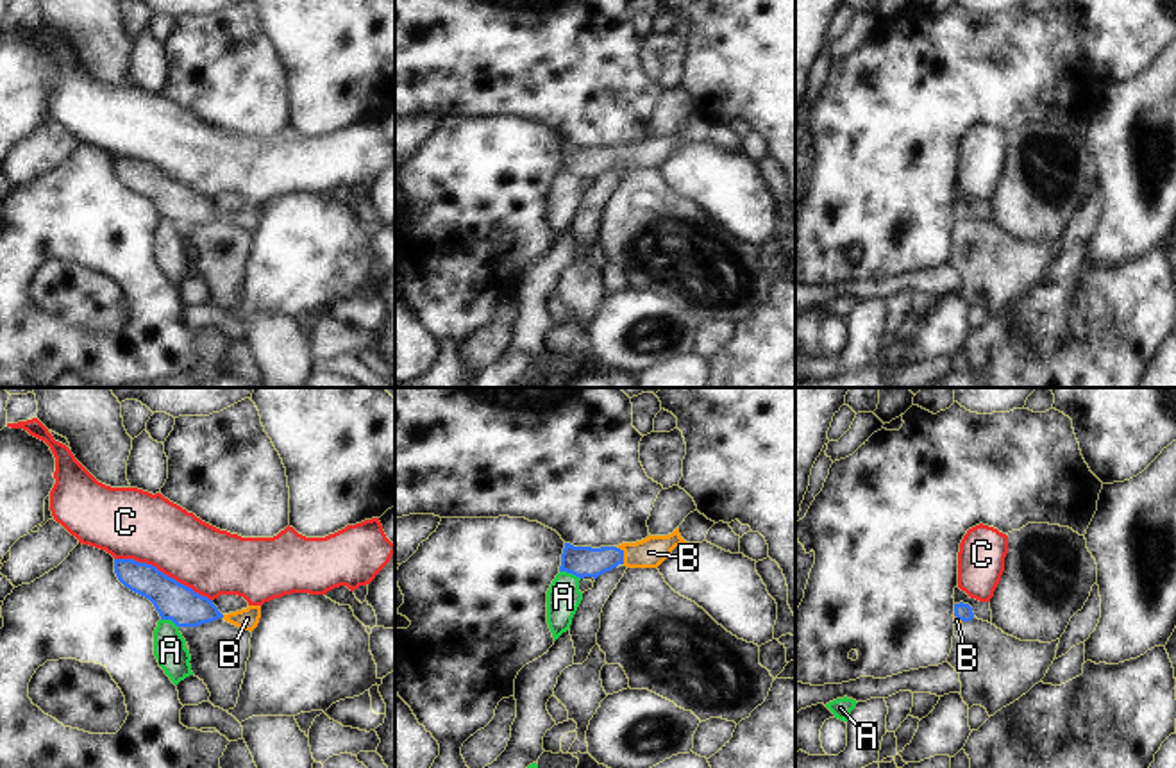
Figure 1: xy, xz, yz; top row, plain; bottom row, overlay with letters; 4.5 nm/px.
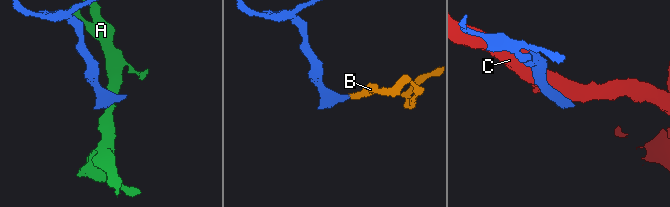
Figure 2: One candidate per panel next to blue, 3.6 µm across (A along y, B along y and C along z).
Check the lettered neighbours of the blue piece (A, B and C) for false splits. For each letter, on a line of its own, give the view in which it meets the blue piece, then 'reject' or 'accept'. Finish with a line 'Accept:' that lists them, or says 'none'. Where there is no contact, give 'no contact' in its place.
A: contact in xz; reject
B: contact in xz; accept
C: contact in xy; reject
Accept: B

